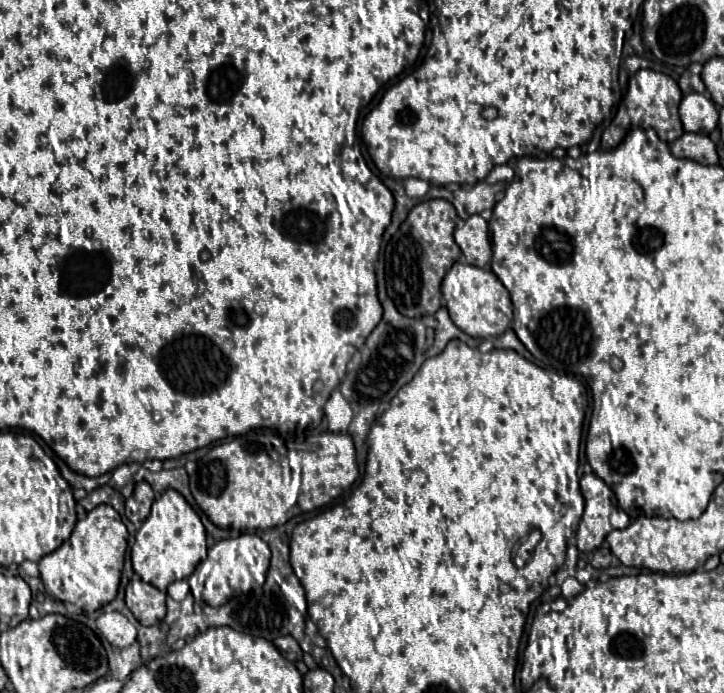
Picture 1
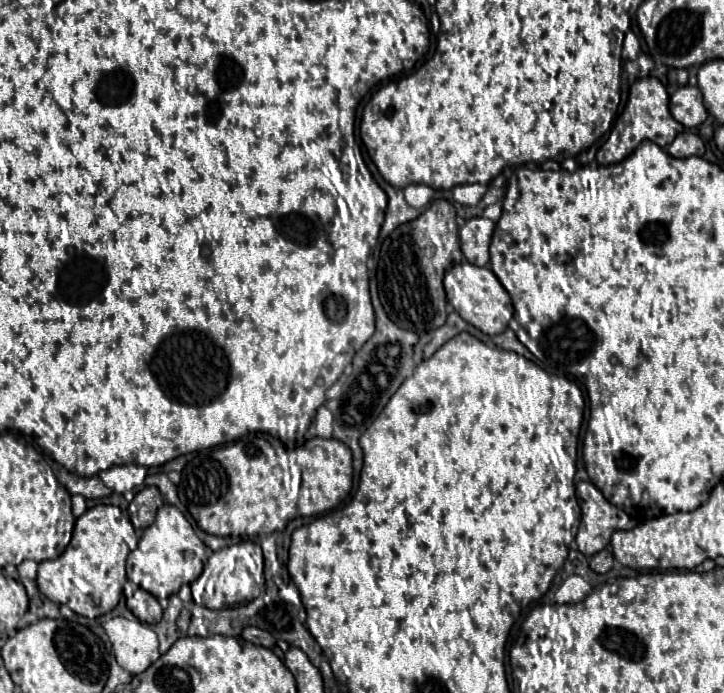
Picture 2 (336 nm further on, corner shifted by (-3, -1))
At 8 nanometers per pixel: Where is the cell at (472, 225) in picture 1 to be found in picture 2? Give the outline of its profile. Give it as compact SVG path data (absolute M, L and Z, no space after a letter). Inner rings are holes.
M473 217L461 227L461 251L469 263L479 267L485 267L489 263L489 243L493 229L495 223L485 217Z

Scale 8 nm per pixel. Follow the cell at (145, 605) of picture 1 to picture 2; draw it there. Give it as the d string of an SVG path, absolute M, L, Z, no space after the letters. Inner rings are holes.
M127 583L125 585L125 599L127 599L129 611L139 621L149 623L149 625L155 625L155 623L161 621L163 609L161 609L161 605L157 603L157 599L151 593L147 593L147 591L143 591L143 589Z

